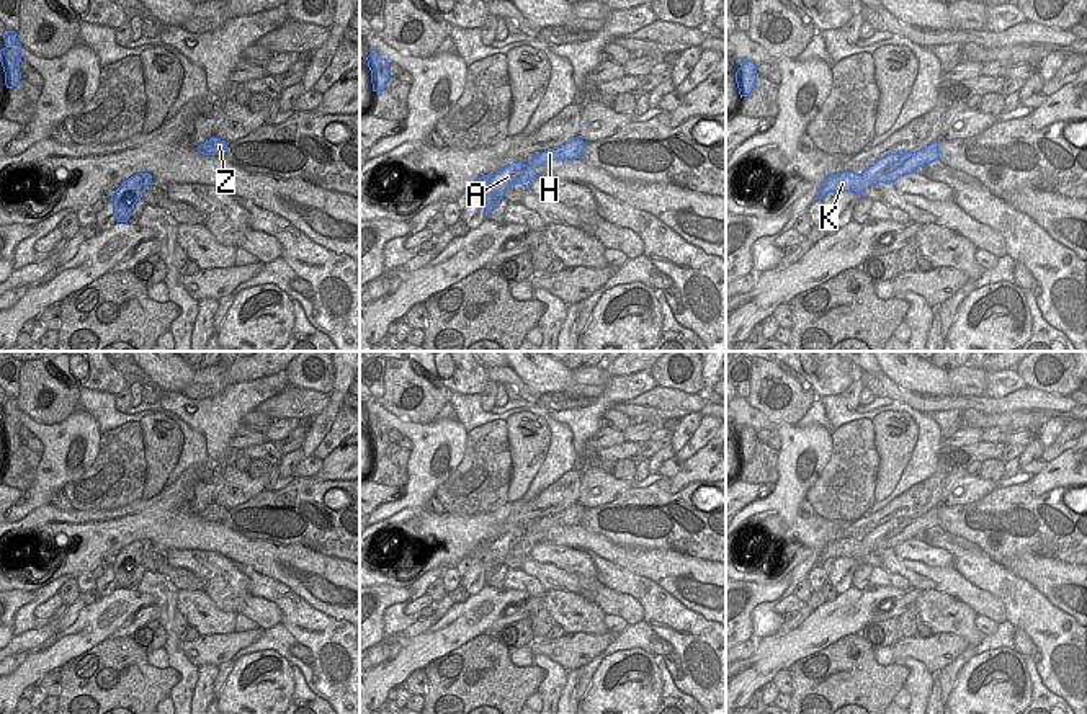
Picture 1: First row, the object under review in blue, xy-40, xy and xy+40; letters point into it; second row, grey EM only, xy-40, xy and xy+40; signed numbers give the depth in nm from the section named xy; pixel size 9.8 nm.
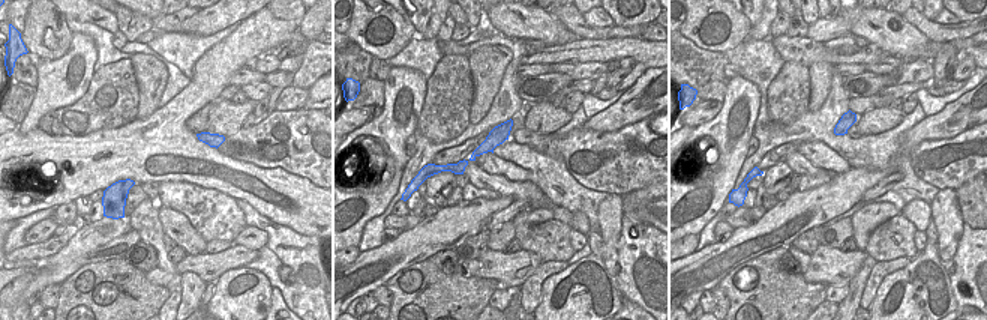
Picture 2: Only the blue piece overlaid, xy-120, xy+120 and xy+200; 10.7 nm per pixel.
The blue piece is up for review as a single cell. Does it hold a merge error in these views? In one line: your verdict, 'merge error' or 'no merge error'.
merge error

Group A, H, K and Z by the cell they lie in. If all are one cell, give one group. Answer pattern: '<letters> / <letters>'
A / H K Z

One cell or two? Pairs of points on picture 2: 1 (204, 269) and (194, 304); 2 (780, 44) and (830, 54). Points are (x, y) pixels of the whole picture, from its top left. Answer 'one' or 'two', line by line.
1: two
2: one

